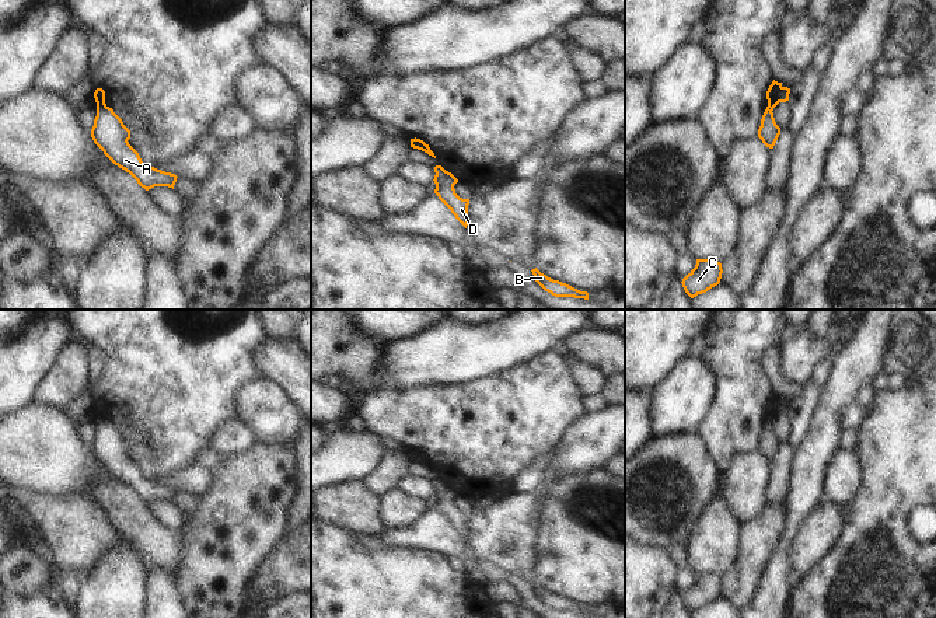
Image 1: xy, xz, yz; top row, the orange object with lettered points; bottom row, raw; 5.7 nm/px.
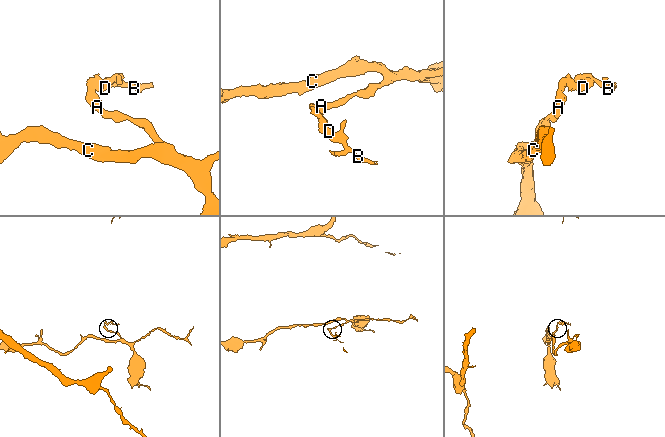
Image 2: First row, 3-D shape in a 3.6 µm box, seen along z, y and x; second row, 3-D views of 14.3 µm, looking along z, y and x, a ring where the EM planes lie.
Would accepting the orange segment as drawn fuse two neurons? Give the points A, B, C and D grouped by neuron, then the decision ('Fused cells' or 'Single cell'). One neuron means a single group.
Groups: A C / B D. Fused cells

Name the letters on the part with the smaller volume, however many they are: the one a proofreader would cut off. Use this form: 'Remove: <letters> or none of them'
Remove: B, D

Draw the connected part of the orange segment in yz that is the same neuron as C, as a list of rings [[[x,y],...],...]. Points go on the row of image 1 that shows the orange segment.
[[[696,259],[695,268],[682,279],[685,293],[694,298],[717,286],[722,279],[722,263],[715,259]]]

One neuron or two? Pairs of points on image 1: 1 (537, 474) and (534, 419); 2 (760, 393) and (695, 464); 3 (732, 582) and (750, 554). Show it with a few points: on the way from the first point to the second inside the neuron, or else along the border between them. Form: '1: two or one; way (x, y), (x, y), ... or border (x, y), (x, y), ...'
1: two; border (551, 450), (540, 454), (512, 481)
2: two; border (697, 432), (706, 453), (719, 470)
3: one; way (739, 575), (750, 561)

